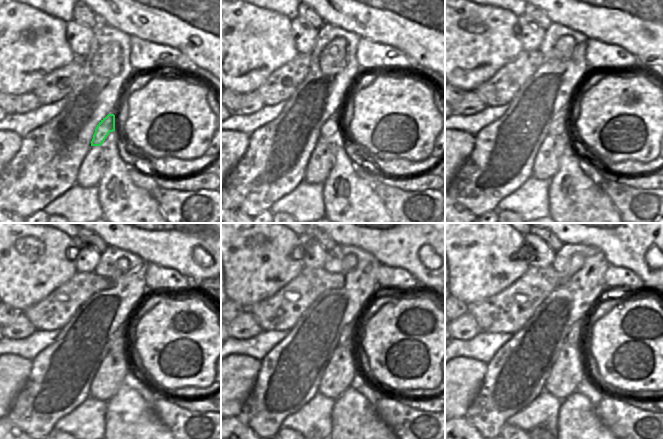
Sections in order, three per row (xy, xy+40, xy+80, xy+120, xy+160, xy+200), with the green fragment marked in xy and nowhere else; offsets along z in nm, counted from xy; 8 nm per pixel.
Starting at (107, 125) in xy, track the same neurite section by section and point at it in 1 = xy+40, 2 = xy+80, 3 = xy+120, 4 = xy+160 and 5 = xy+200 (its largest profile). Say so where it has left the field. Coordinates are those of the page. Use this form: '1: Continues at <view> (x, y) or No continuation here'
1: Continues at xy+40 (334, 125)
2: Continues at xy+80 (564, 119)
3: Continues at xy+120 (121, 338)
4: Continues at xy+160 (348, 337)
5: Continues at xy+200 (577, 331).

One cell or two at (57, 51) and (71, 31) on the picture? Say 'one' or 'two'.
two

